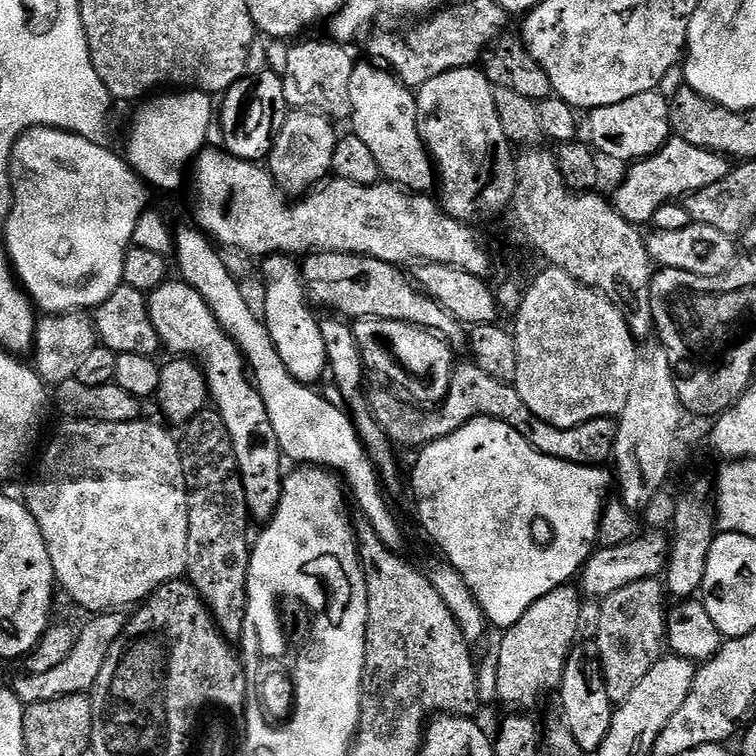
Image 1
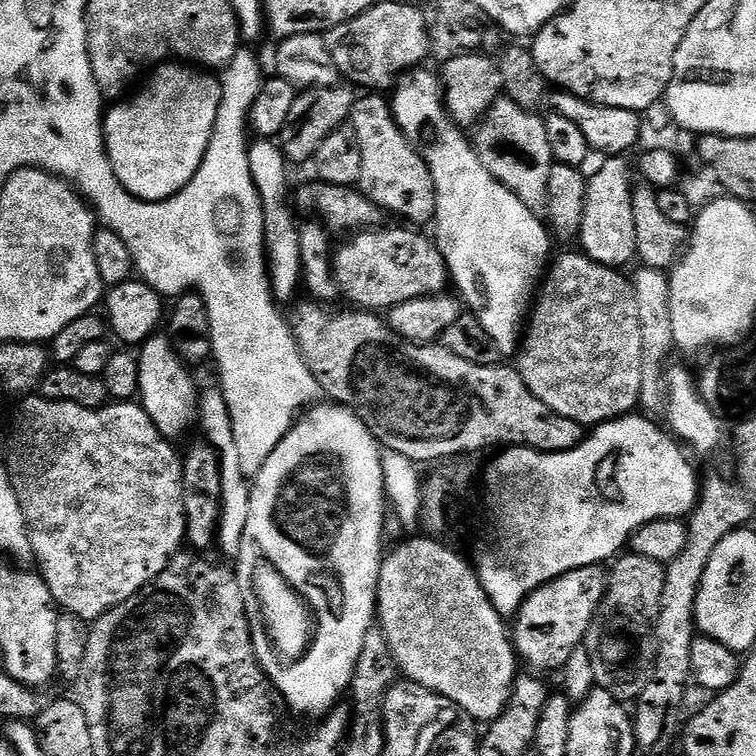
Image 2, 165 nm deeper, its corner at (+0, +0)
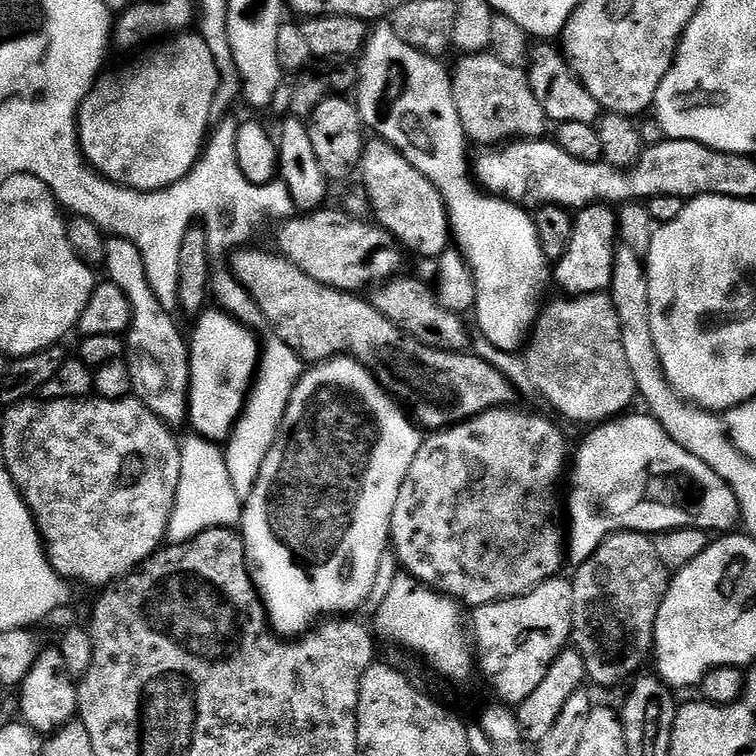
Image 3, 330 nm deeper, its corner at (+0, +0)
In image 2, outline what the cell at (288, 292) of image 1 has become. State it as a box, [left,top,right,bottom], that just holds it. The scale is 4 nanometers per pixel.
[248,138,302,303]

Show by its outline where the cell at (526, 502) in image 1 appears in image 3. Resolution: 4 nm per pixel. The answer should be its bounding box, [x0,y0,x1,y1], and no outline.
[566,414,740,565]

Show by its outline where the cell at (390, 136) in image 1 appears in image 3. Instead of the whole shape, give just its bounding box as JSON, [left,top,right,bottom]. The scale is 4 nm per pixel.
[359,138,449,262]

